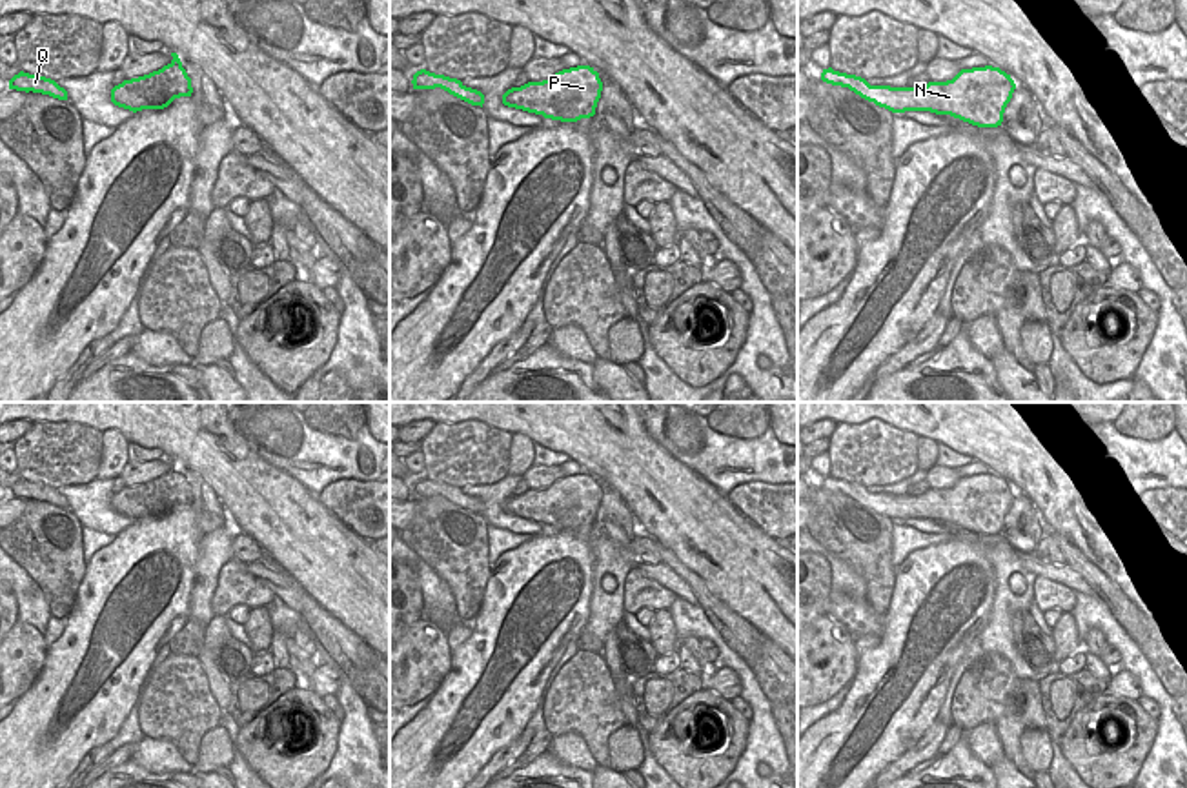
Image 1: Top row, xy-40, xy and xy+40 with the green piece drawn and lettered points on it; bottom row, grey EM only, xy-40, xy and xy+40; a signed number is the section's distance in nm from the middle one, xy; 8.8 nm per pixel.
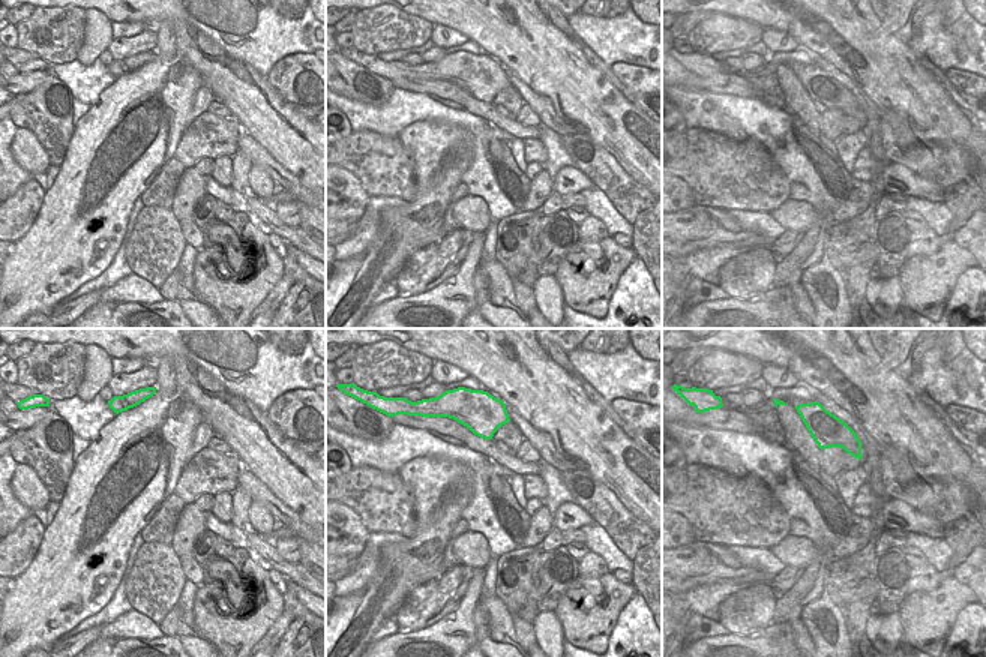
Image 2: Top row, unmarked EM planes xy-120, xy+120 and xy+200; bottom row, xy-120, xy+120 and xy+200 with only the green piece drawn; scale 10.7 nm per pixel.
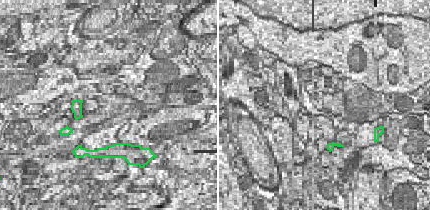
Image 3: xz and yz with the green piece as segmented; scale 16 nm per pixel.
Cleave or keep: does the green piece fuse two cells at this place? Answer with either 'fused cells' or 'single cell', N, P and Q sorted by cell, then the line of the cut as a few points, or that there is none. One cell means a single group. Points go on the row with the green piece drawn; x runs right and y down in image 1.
single cell; N P Q; no cut

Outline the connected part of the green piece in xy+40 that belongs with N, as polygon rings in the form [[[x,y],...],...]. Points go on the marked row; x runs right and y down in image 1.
[[[985,66],[961,69],[952,80],[928,82],[923,87],[870,86],[865,78],[823,69],[821,80],[848,87],[861,98],[892,113],[930,111],[950,115],[978,127],[998,127],[1016,89],[1010,75]]]

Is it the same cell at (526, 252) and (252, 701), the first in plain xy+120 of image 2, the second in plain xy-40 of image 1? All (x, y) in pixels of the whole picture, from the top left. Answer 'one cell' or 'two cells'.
one cell

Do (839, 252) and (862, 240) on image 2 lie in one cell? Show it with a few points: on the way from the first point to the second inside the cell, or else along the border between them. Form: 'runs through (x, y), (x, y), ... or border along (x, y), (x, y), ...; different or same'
border along (847, 236), (853, 240), (856, 258), (875, 258); different

